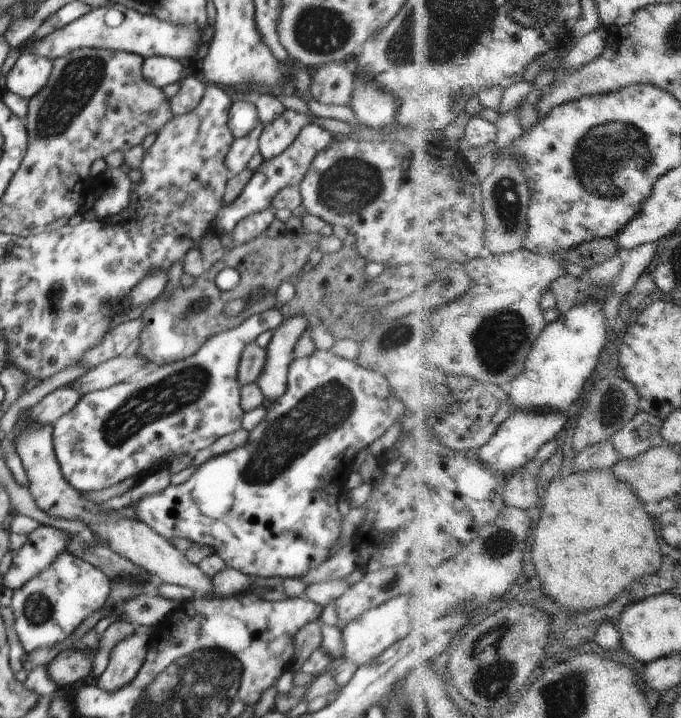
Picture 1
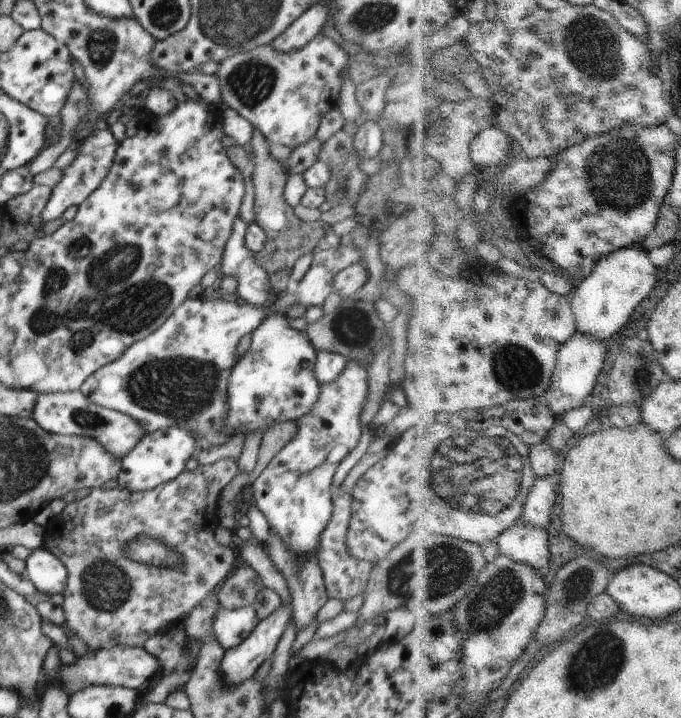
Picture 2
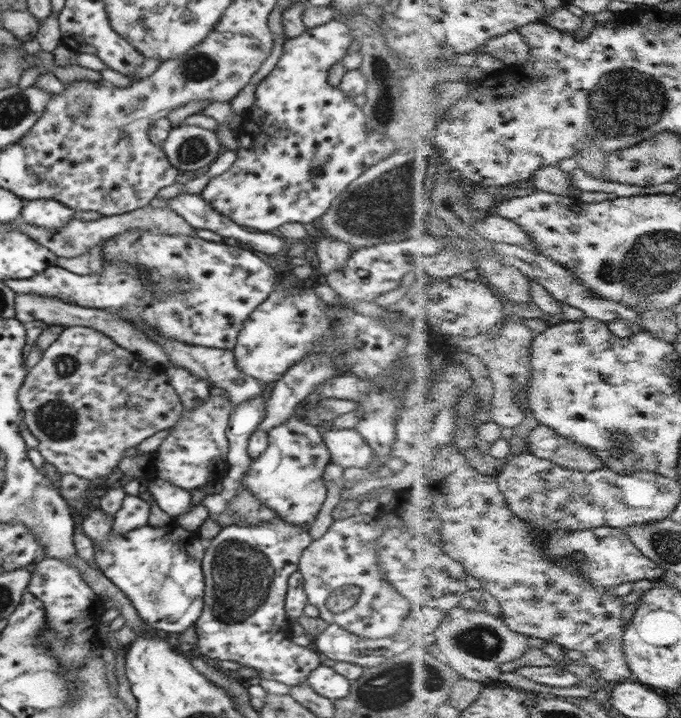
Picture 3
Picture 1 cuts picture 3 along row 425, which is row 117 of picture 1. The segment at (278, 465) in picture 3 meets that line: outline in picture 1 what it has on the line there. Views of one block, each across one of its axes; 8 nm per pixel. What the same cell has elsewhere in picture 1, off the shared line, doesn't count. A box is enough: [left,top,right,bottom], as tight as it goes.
[259,109,312,160]

